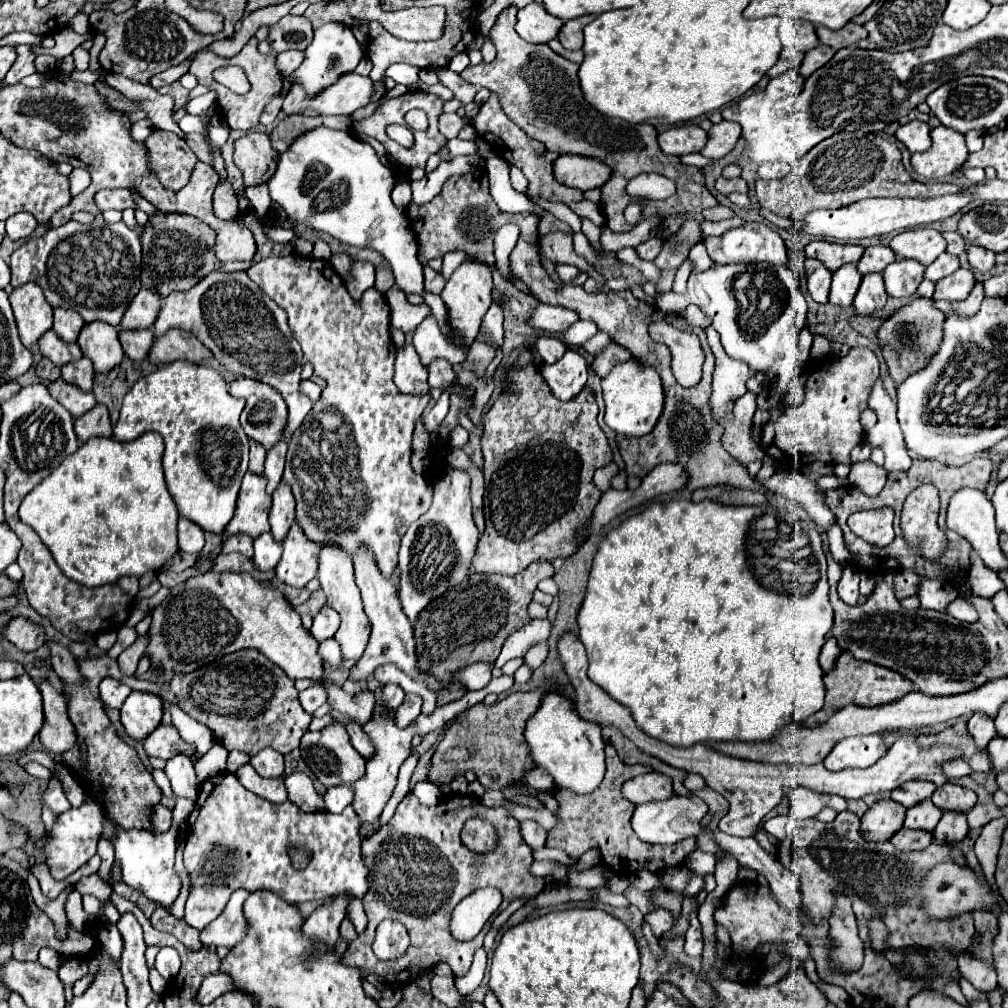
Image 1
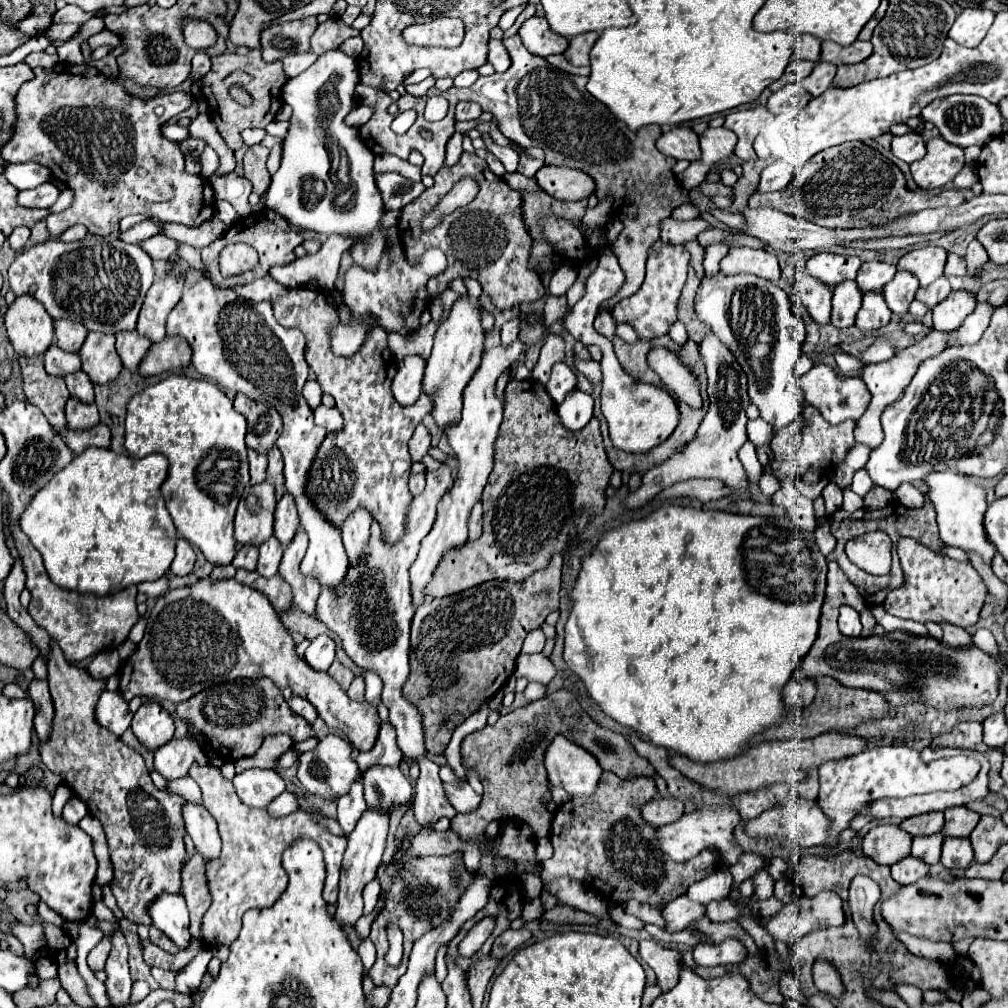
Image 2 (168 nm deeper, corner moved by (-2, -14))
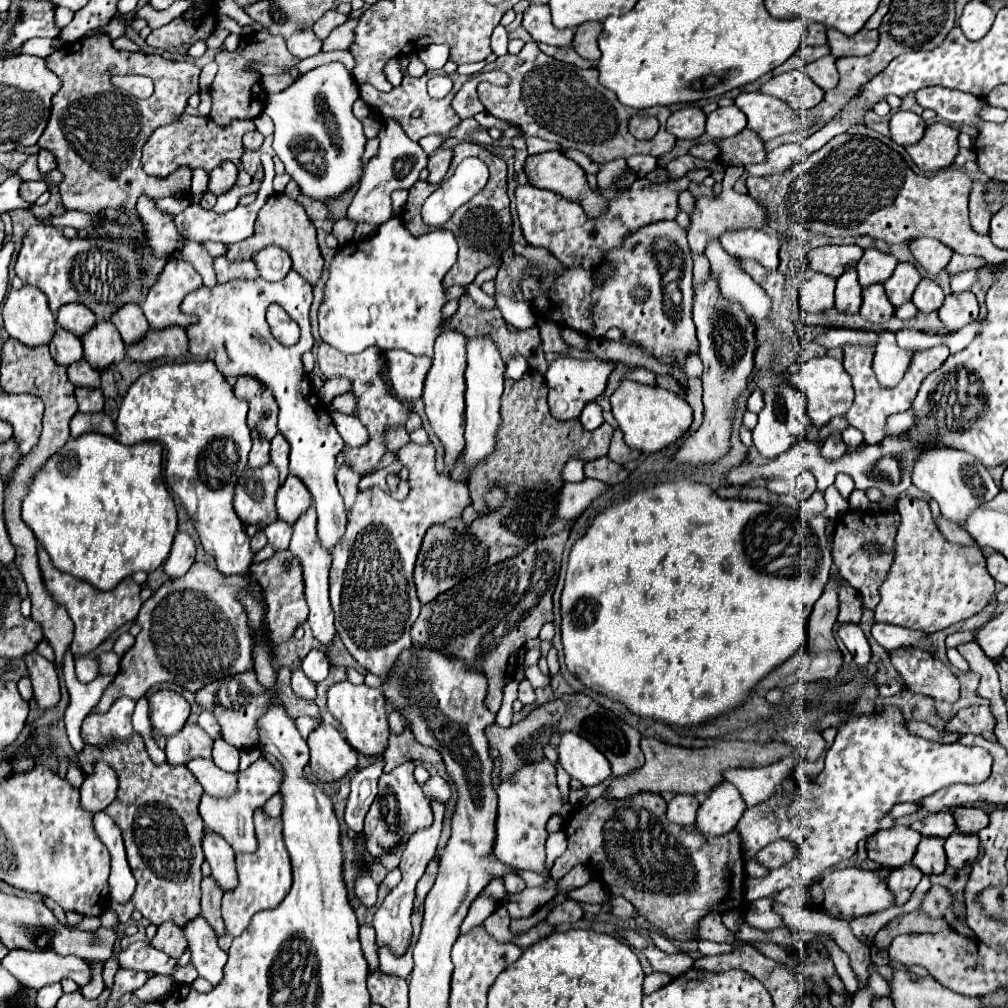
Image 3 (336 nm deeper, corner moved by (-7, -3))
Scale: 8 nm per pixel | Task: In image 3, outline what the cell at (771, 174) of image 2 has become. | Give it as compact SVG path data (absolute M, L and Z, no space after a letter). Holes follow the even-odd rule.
M800 142L782 144L776 150L768 152L764 164L750 164L750 166L746 166L746 172L756 174L756 176L768 176L774 172L778 174L778 172L784 172L786 168L790 168L792 164L800 162L804 156L806 156L806 150Z

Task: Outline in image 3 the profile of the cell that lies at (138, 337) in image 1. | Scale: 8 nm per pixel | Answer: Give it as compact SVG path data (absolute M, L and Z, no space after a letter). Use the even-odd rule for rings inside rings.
M124 304L124 308L120 308L120 312L114 312L110 322L118 328L126 346L138 342L144 336L144 332L150 330L150 324L138 304Z

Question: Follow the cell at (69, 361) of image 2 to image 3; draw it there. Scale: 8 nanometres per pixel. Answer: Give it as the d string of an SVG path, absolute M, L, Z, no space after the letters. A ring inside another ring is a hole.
M58 326L50 340L50 354L58 364L70 366L82 358L82 342L76 334Z

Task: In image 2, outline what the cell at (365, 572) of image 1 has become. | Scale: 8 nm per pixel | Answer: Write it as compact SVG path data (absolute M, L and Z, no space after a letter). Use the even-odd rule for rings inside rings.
M359 509L349 519L345 519L345 523L341 525L343 545L345 545L347 557L353 567L357 567L359 563L365 563L365 559L367 559L371 521L373 521L371 515L365 509Z

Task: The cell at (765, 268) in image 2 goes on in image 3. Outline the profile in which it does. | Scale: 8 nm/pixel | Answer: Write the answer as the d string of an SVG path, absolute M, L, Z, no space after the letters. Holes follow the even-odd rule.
M744 228L736 232L724 232L720 236L724 250L734 258L750 258L760 262L768 270L778 268L778 248L780 240L772 232Z

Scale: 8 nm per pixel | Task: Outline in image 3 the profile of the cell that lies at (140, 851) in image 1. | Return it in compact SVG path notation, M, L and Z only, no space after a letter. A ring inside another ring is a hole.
M204 918L192 920L188 928L184 928L184 936L188 938L188 946L192 950L192 964L212 986L224 978L224 966L228 962L228 954L218 948L216 934L208 926Z

